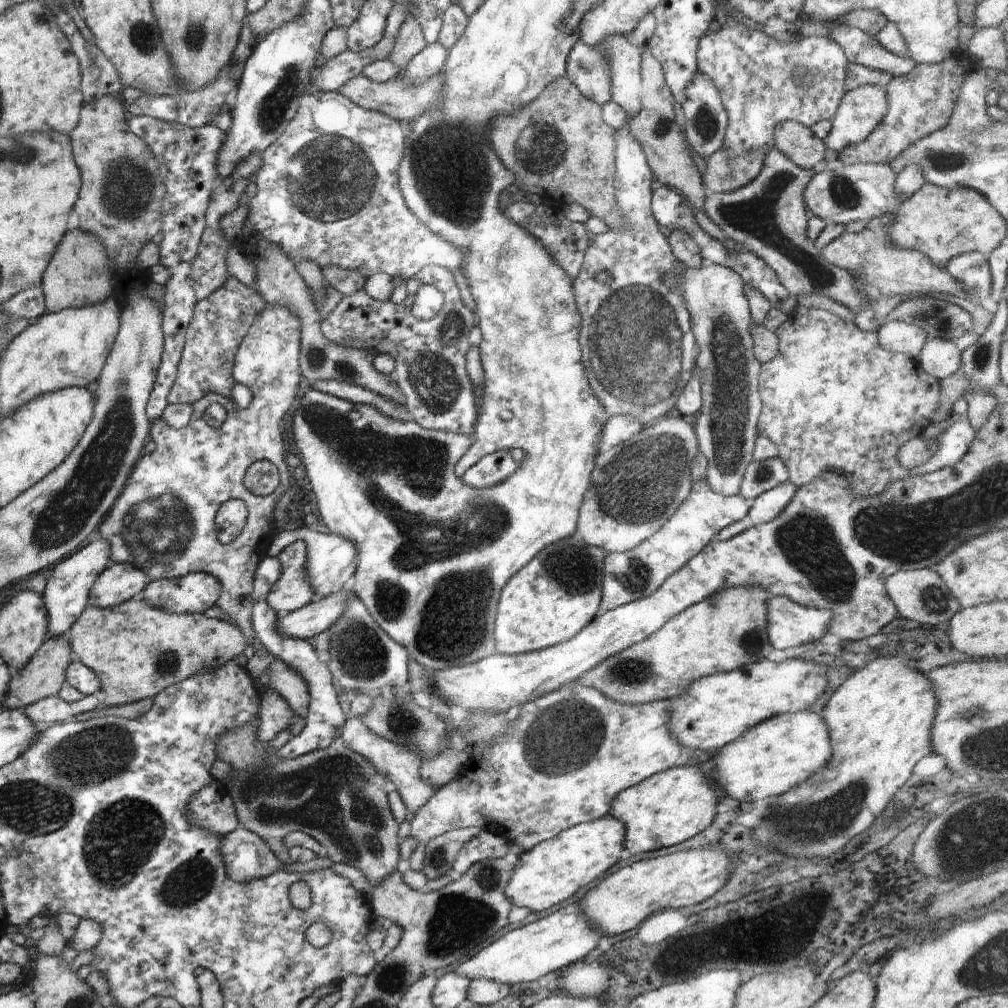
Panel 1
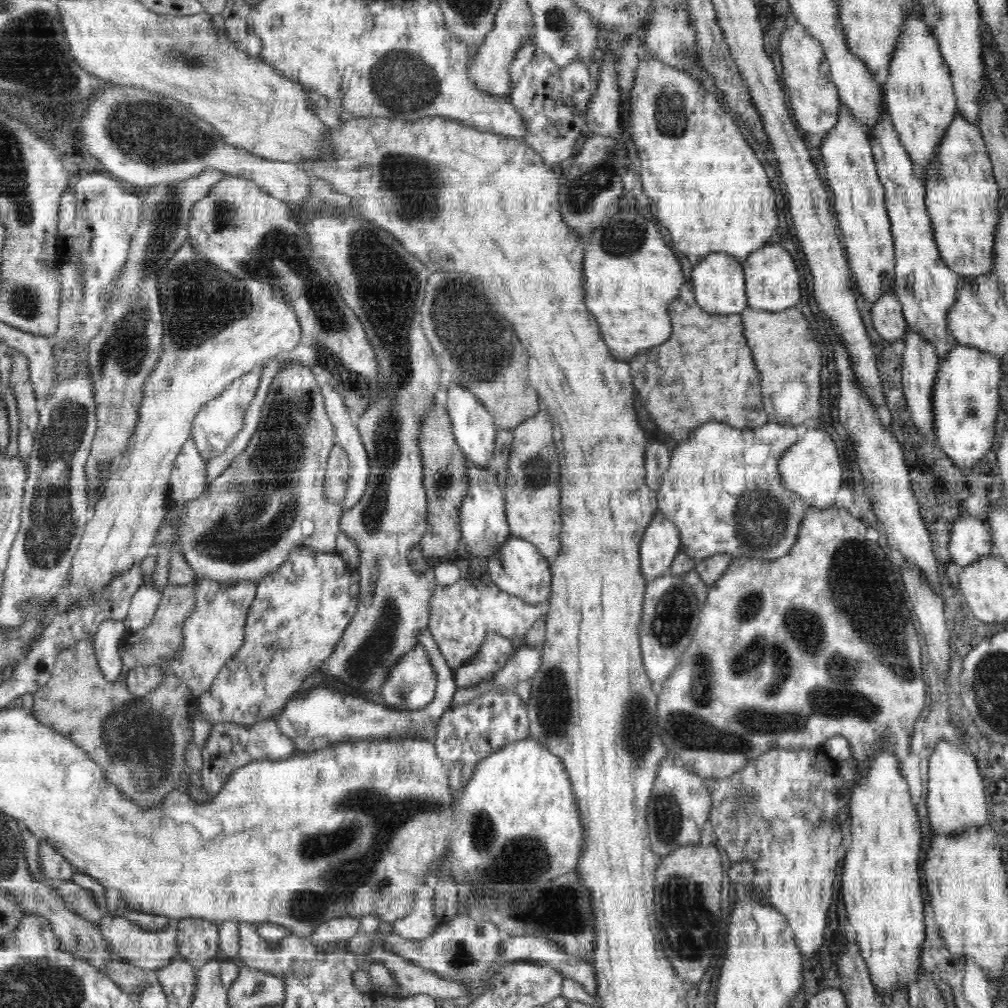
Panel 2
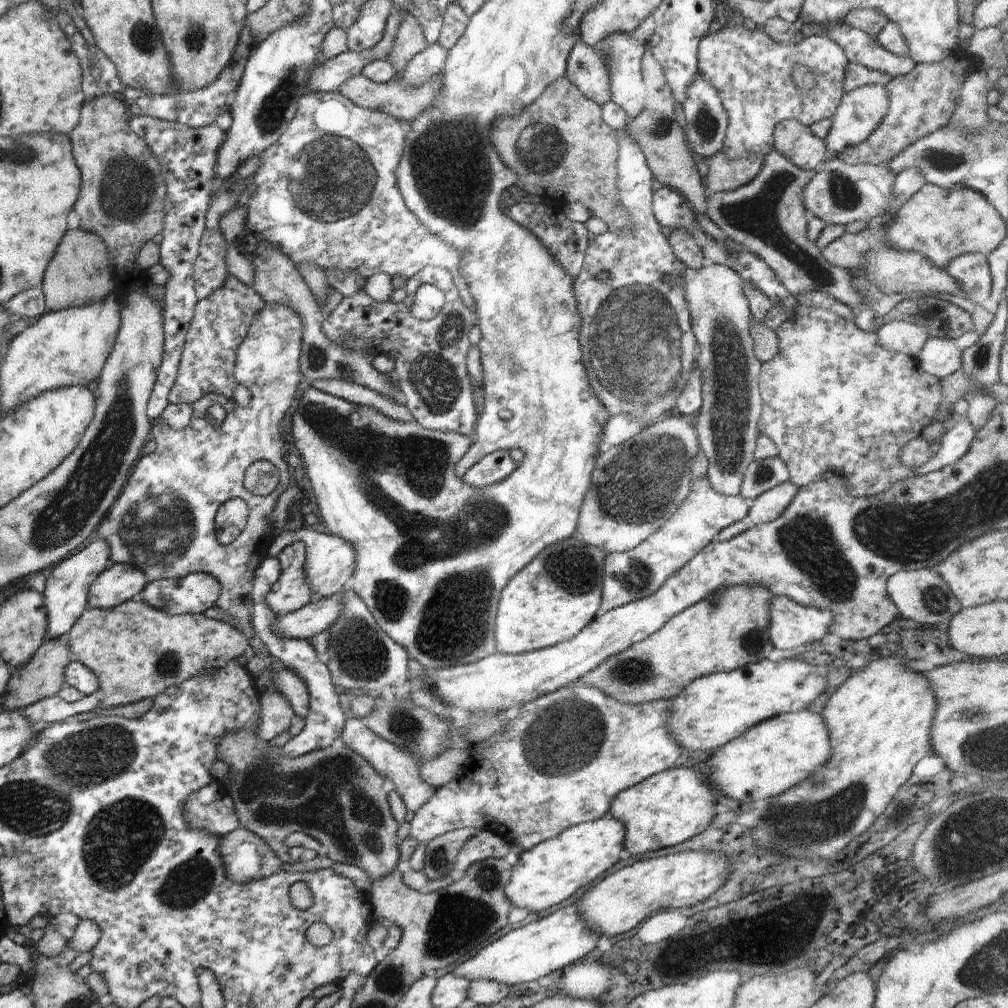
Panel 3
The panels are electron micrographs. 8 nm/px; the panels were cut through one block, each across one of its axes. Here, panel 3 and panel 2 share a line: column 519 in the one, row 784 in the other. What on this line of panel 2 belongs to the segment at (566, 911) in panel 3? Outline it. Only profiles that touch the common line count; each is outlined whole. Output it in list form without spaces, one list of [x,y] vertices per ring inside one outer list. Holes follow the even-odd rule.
[[[949,738],[936,744],[928,764],[927,811],[935,834],[960,834],[987,824],[988,800],[977,760]]]

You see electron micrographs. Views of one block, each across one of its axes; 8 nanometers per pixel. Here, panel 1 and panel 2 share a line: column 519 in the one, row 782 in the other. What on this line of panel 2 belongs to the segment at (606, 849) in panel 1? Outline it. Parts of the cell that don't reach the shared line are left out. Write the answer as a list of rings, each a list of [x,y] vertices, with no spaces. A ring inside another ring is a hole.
[[[882,750],[870,762],[864,776],[851,788],[848,816],[851,818],[852,843],[843,858],[841,889],[848,919],[858,939],[857,946],[867,964],[876,991],[888,997],[895,991],[907,991],[920,974],[921,945],[926,938],[924,903],[920,883],[920,846],[922,830],[917,810],[910,801],[908,783],[900,773],[899,760],[891,750]]]

